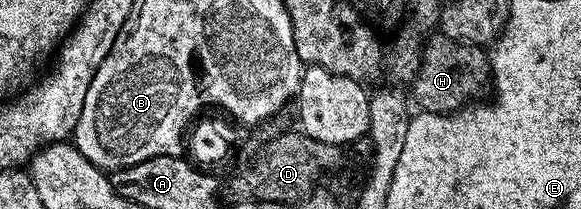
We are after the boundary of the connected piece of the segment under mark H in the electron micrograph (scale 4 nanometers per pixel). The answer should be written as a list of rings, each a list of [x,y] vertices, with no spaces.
[[[438,34],[422,49],[422,64],[414,75],[412,87],[419,109],[448,113],[456,112],[459,108],[465,108],[471,102],[477,101],[481,97],[478,95],[485,88],[487,91],[490,83],[490,59],[481,47],[447,40],[445,36]]]

